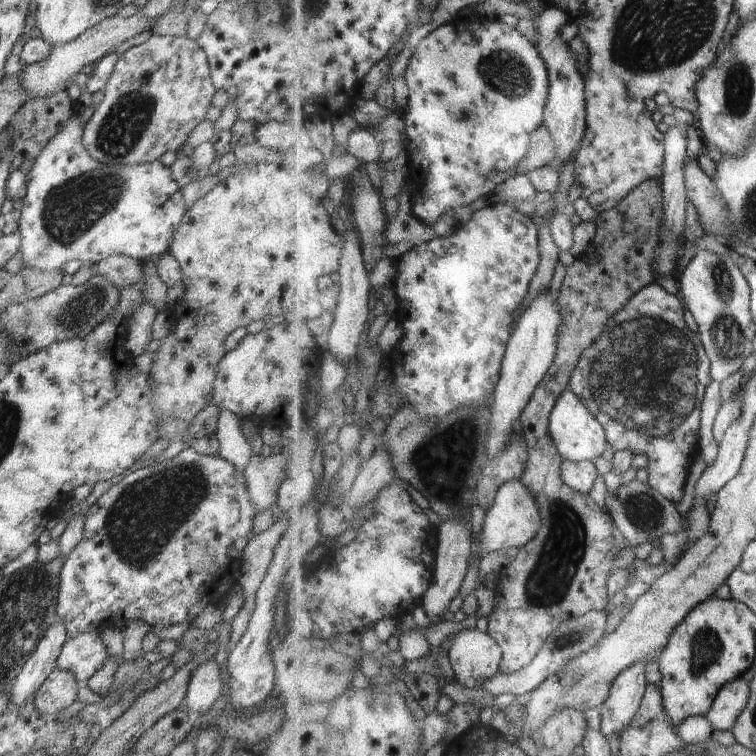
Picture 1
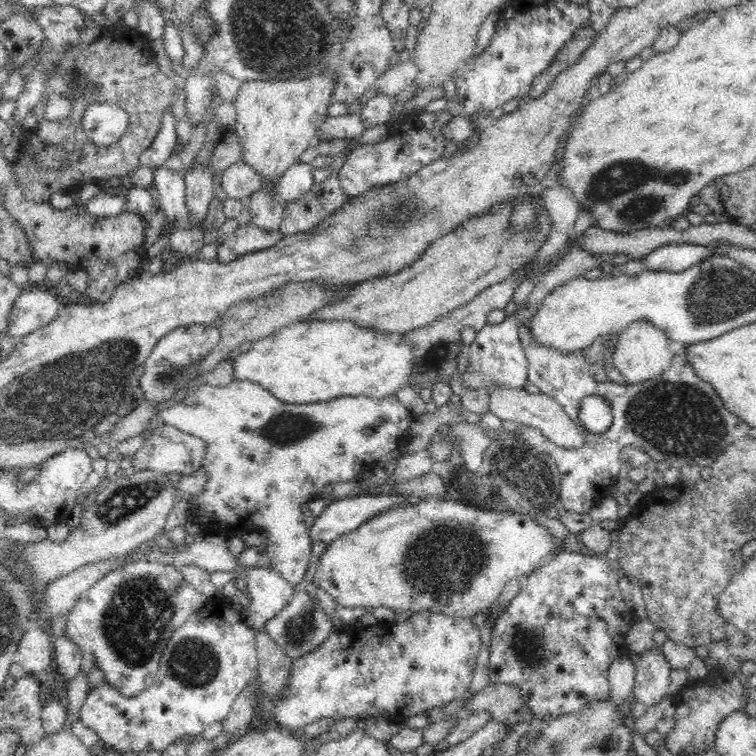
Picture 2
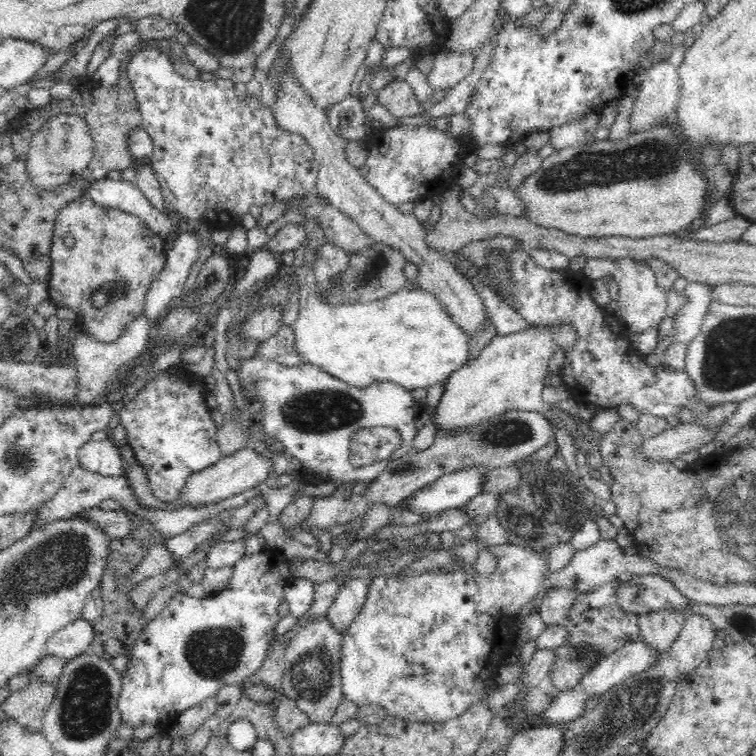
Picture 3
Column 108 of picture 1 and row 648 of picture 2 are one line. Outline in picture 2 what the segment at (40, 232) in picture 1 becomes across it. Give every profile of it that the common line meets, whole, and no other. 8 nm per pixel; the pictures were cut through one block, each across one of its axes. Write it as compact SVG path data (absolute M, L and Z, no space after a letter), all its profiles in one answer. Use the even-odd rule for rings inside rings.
M206 606L197 610L174 631L162 653L156 680L152 686L145 688L136 696L122 696L105 680L88 693L81 706L79 719L88 728L92 728L100 738L100 744L112 747L116 751L160 750L164 751L179 739L190 739L201 736L202 732L212 724L224 720L231 711L234 701L256 676L259 676L258 649L256 649L256 633L246 626L230 626L228 620L214 620L214 614L206 610Z

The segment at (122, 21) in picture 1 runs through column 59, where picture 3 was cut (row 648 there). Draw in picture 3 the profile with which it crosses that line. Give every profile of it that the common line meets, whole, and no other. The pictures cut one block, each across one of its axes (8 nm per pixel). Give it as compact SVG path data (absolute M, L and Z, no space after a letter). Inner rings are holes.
M84 618L76 619L53 633L45 646L45 651L48 655L69 661L80 656L82 652L90 652L94 638L92 623Z

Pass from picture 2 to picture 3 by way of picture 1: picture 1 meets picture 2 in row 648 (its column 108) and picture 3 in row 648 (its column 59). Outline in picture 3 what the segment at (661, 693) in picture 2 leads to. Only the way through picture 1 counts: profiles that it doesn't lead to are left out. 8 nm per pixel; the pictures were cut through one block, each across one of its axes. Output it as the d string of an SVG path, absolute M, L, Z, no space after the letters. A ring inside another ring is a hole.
M662 609L638 615L641 641L660 654L670 649L678 639L688 614L676 609Z

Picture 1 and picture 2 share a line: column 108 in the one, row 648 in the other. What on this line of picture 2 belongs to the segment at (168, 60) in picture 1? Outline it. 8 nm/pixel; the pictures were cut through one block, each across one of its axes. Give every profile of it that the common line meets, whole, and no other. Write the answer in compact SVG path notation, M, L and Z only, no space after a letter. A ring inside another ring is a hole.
M149 560L132 561L111 570L111 573L97 580L80 595L67 616L65 636L87 657L87 664L95 664L104 672L105 682L122 696L136 696L154 684L162 653L172 639L174 631L194 612L206 606L208 600L184 580L178 565Z

